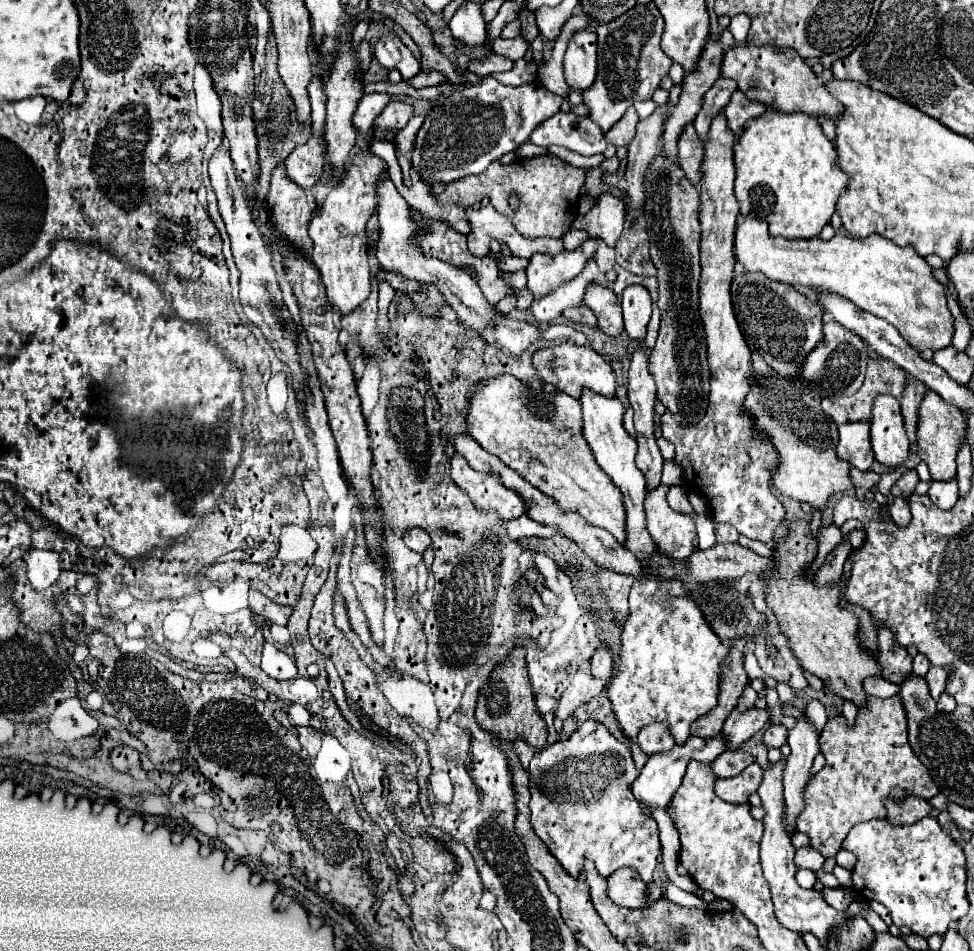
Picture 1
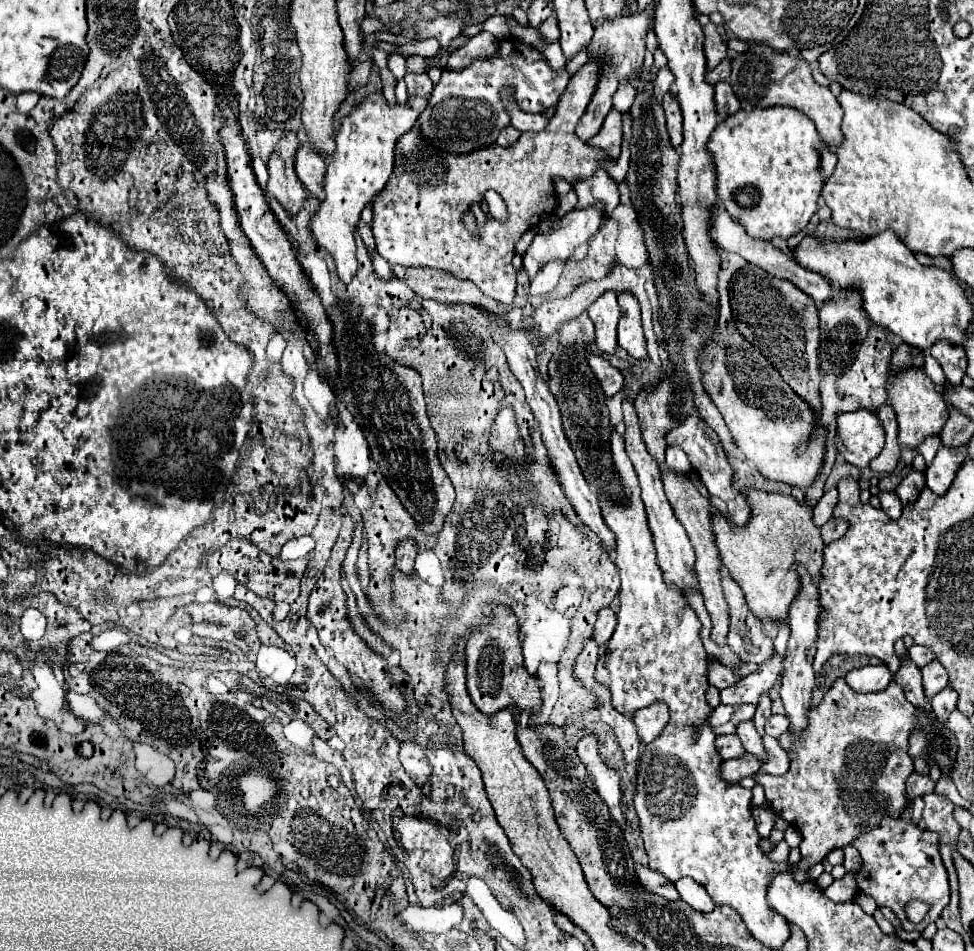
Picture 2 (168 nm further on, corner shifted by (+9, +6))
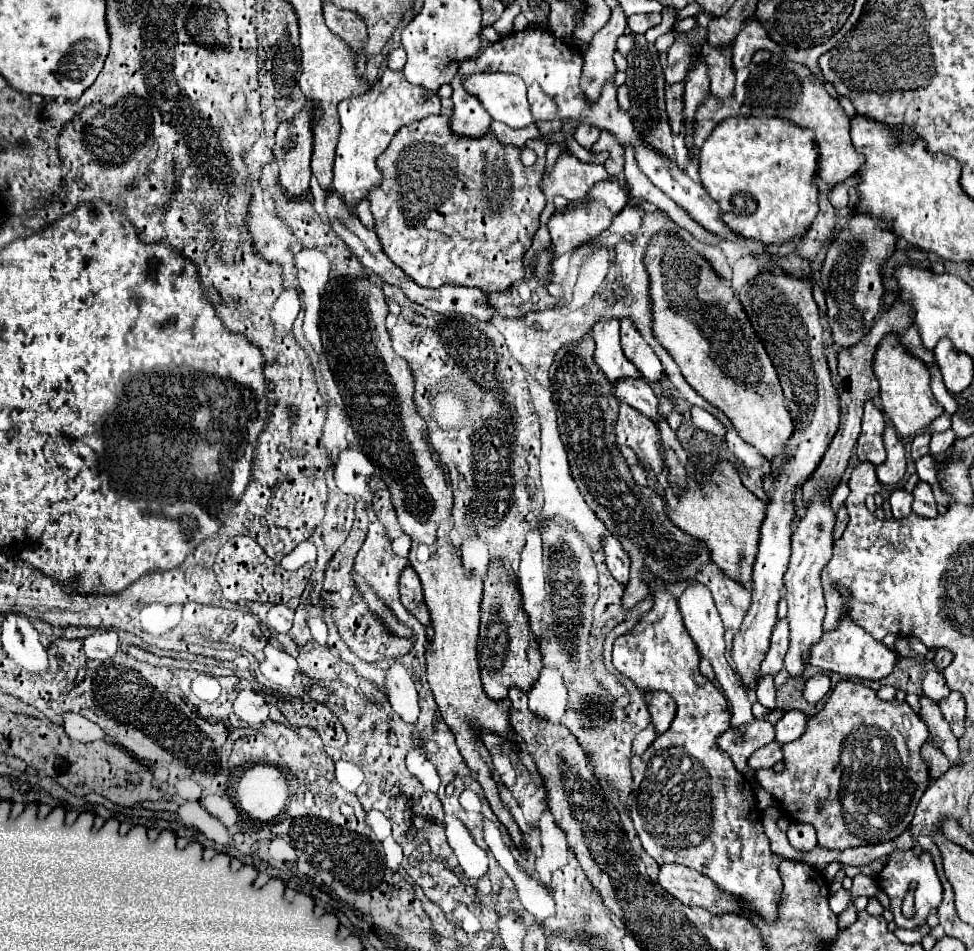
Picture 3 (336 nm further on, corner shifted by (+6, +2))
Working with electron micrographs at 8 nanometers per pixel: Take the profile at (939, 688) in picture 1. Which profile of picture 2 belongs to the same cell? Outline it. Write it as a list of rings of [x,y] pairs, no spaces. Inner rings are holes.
[[[937,660],[929,662],[921,672],[923,672],[923,686],[925,686],[927,698],[933,698],[937,692],[947,688],[949,674],[947,674],[947,670]]]

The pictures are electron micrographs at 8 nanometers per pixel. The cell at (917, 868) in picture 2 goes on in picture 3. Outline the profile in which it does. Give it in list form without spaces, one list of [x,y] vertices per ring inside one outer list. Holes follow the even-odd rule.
[[[914,848],[910,850],[894,850],[888,854],[888,862],[884,864],[882,872],[876,874],[876,882],[878,882],[878,888],[882,892],[888,894],[890,902],[892,902],[892,914],[894,914],[894,922],[898,928],[920,928],[926,924],[926,918],[930,912],[934,912],[940,902],[942,902],[942,884],[940,884],[940,878],[936,874],[936,868],[934,868],[934,860],[932,860],[932,854],[930,852],[920,852],[916,854]],[[914,886],[914,900],[916,900],[916,916],[912,920],[904,918],[902,912],[900,912],[900,906],[902,906],[902,900],[904,900],[904,894]]]

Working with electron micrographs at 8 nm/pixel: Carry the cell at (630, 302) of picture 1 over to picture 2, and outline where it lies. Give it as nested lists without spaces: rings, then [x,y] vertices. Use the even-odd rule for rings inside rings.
[[[619,294],[619,306],[621,306],[621,318],[617,326],[619,346],[627,350],[635,360],[647,358],[647,342],[641,328],[641,312],[639,302],[631,298],[631,294]]]

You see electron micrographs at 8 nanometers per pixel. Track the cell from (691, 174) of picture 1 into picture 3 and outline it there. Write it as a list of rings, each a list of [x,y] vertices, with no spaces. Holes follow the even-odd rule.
[[[672,84],[666,86],[666,112],[670,118],[670,126],[672,126],[672,134],[674,134],[674,146],[676,146],[676,160],[682,166],[686,162],[686,146],[684,146],[684,138],[682,138],[682,122],[684,122],[684,84]]]

